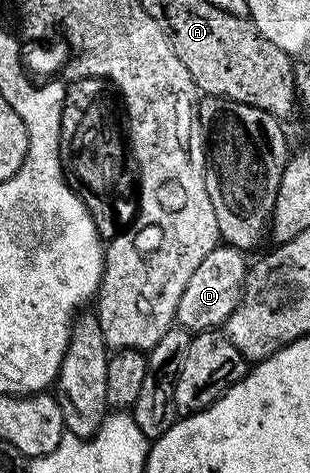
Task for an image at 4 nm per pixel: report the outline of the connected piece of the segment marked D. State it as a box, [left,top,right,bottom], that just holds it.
[176,244,247,335]

